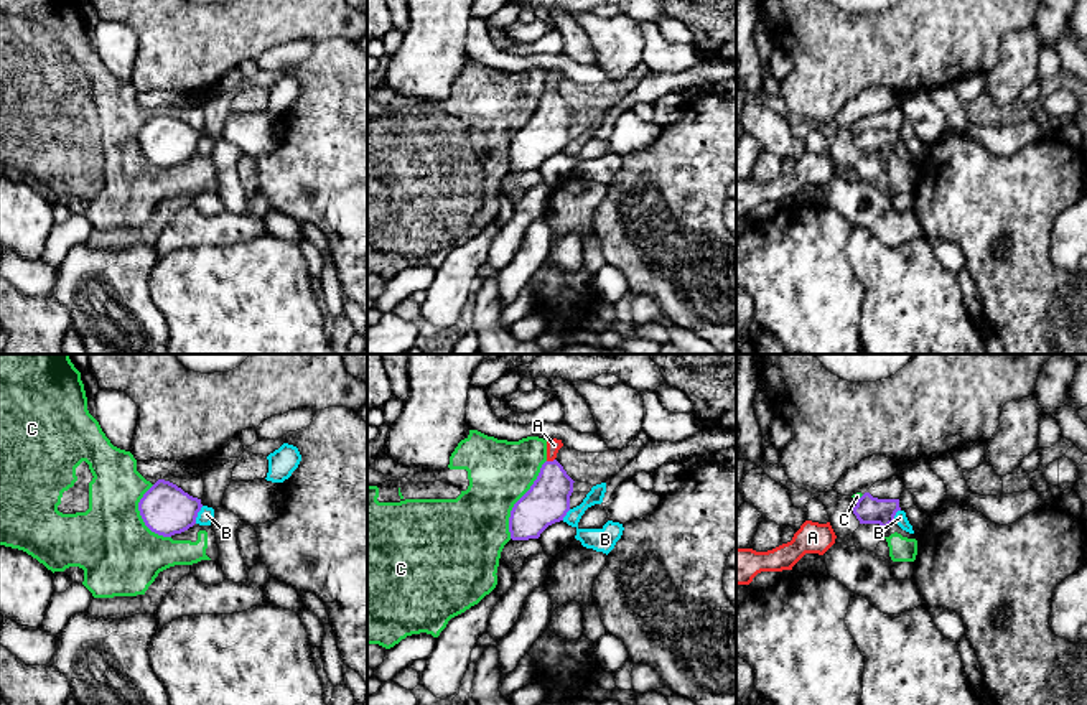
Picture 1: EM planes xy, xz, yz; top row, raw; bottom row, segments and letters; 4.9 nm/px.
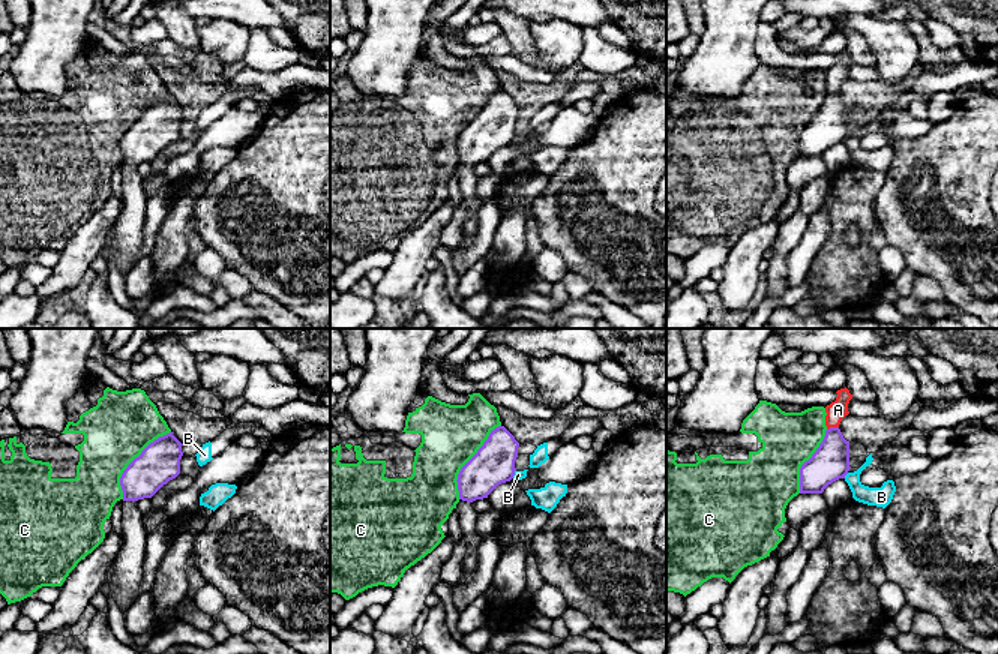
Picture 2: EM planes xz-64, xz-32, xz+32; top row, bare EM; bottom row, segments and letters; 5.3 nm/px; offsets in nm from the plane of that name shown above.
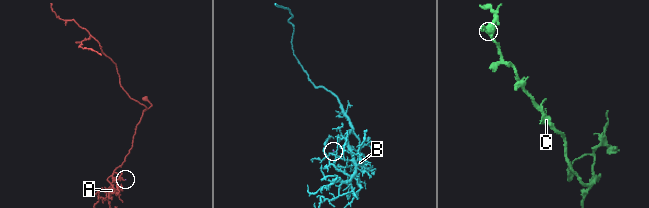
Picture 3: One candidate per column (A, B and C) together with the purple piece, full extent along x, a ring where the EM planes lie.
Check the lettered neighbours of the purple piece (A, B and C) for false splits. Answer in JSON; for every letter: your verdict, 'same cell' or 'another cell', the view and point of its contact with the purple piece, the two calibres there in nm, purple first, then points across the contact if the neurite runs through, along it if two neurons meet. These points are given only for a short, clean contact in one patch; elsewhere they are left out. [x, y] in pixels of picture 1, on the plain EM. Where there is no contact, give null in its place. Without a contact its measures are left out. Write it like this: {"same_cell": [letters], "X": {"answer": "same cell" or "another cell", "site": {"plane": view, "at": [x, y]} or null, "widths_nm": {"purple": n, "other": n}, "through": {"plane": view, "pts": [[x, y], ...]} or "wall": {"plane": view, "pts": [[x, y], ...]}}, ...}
{"same_cell": ["A"], "A": {"answer": "same cell", "site": {"plane": "xz", "at": [550, 93]}, "widths_nm": {"purple": 220, "other": 70}, "through": {"plane": "xz", "pts": [[547, 132], [550, 124], [550, 93], [554, 76]]}}, "B": {"answer": "another cell", "site": {"plane": "xy", "at": [196, 145]}, "widths_nm": {"purple": 240, "other": 80}, "wall": {"plane": "xy", "pts": [[203, 137], [195, 154]]}}, "C": {"answer": "another cell", "site": {"plane": "xz", "at": [519, 130]}, "widths_nm": {"purple": 220, "other": 320}}}

